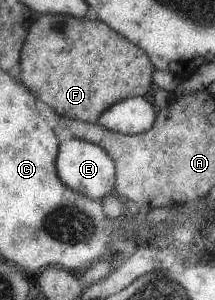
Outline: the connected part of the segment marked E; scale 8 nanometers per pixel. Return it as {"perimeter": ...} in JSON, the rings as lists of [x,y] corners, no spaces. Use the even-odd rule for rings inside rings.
{"perimeter":[[[72,137],[58,142],[55,169],[57,177],[64,186],[89,199],[101,200],[101,197],[109,194],[114,189],[114,163],[98,145],[88,141]]]}

